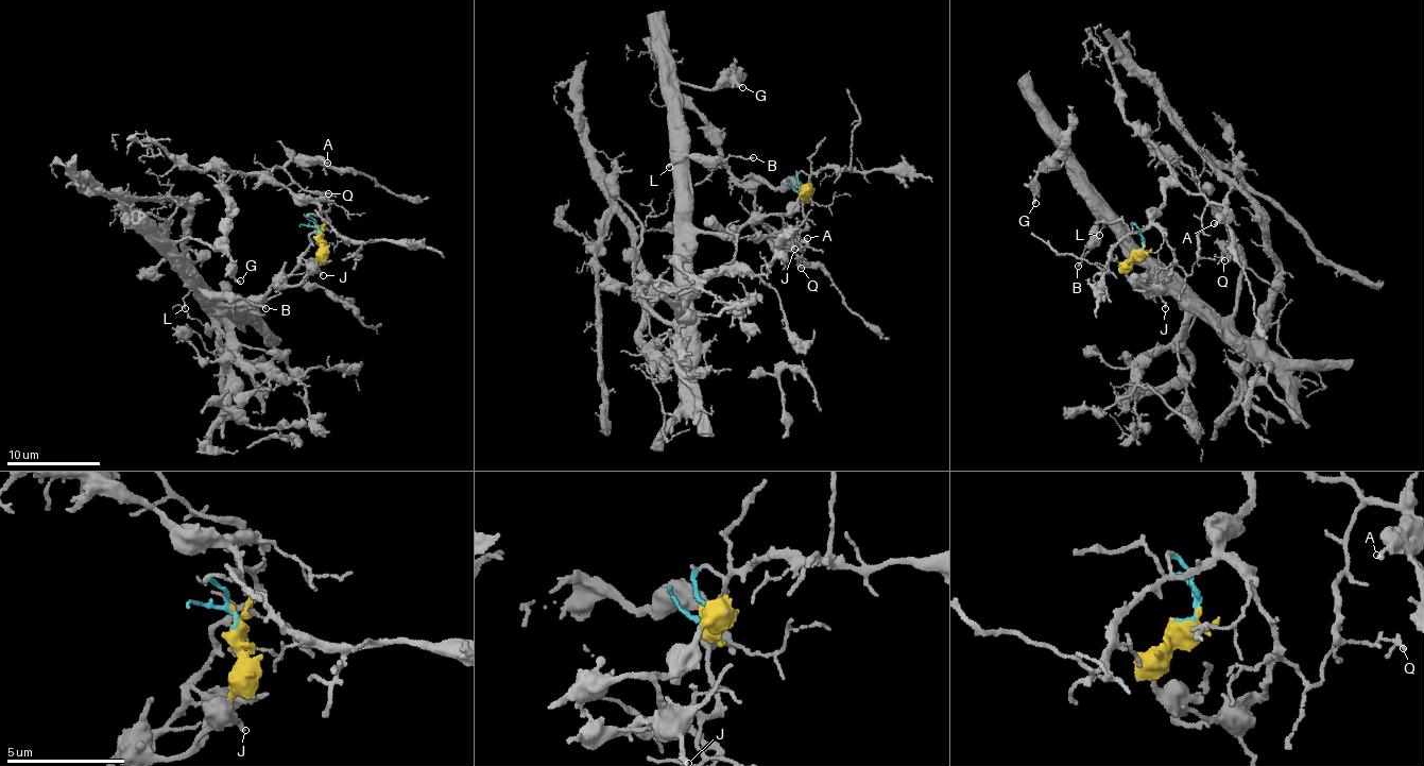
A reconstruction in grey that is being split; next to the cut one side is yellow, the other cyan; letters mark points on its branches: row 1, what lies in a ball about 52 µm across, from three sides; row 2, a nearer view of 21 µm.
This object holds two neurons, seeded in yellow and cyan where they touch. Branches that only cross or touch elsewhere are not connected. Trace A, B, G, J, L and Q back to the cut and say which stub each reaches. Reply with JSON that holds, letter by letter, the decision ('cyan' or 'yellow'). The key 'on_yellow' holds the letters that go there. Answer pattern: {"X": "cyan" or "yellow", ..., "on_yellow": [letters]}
{"A": "cyan", "B": "yellow", "G": "yellow", "J": "yellow", "L": "yellow", "Q": "cyan", "on_yellow": ["B", "G", "J", "L"]}

